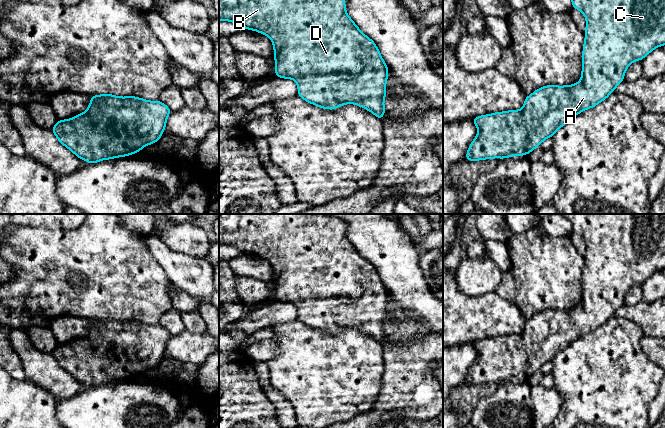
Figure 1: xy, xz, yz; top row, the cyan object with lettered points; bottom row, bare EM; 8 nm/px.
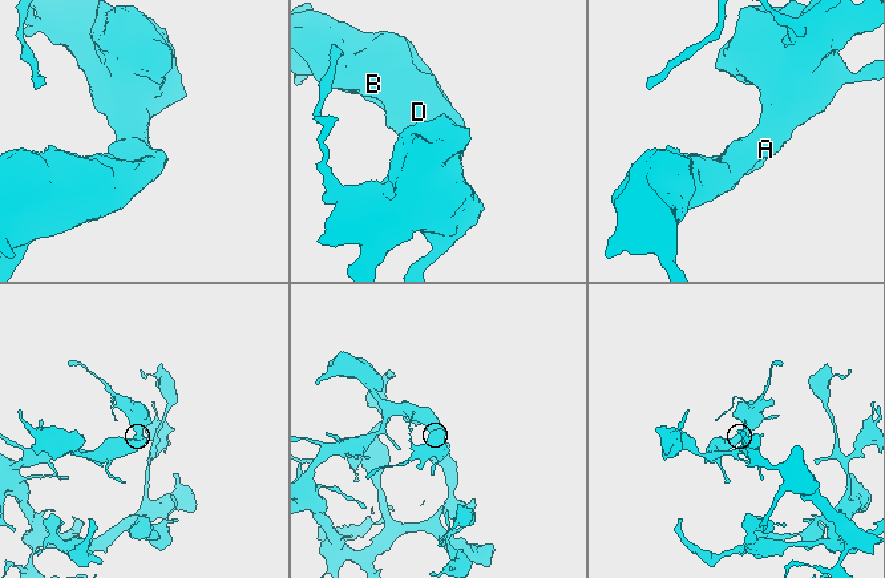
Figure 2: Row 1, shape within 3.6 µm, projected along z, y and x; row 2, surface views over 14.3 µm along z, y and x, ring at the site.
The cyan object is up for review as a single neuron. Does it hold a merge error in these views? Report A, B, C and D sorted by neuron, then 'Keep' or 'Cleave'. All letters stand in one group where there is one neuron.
Groups: A B C D. Keep

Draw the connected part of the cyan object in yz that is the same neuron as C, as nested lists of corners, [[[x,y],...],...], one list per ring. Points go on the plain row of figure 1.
[[[556,214],[560,215],[570,221],[572,224],[572,230],[574,233],[582,236],[586,243],[586,253],[584,255],[585,265],[583,268],[582,276],[582,297],[581,303],[578,307],[573,309],[557,310],[547,309],[535,314],[531,319],[526,320],[524,329],[521,334],[508,334],[504,336],[496,336],[488,339],[481,339],[472,342],[478,357],[470,370],[468,371],[465,384],[478,385],[485,383],[501,382],[505,383],[511,380],[524,380],[531,377],[536,371],[547,362],[552,362],[556,355],[568,347],[574,340],[598,329],[603,324],[606,324],[608,320],[615,314],[615,312],[624,304],[624,298],[628,290],[638,284],[643,284],[651,275],[655,272],[665,269],[665,214]]]

